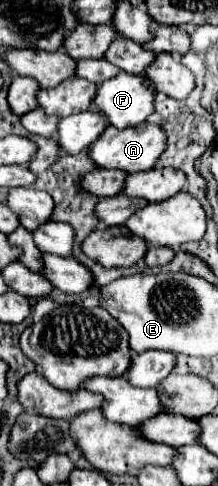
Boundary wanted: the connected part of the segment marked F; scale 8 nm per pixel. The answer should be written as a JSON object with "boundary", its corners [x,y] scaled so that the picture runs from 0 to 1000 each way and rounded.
{"boundary":[[[546,148],[537,156],[482,165],[427,202],[427,218],[482,235],[491,251],[528,259],[537,267],[638,259],[665,251],[665,243],[702,230],[702,185],[656,173],[656,160],[638,152],[573,152]]]}

